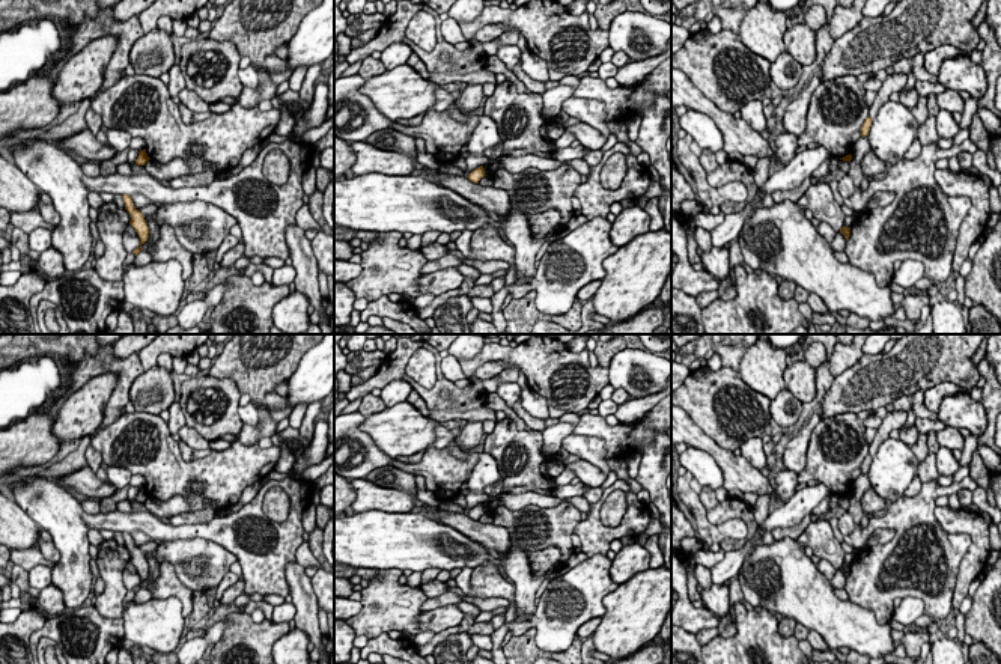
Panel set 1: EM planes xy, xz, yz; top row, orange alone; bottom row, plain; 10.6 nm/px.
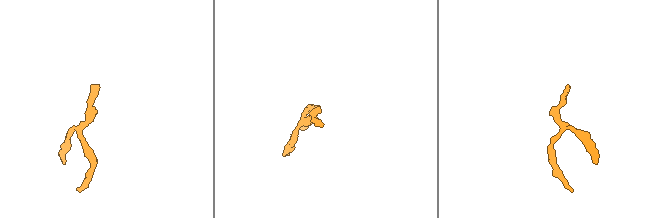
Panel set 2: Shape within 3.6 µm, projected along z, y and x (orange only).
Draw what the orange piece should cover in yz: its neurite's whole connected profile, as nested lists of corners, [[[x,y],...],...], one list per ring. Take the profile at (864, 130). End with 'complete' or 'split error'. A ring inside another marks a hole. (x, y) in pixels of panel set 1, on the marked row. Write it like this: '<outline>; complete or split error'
[[[894,72],[894,74],[888,74],[887,80],[882,83],[881,89],[876,93],[876,98],[869,110],[869,116],[866,117],[863,126],[861,126],[861,137],[869,136],[870,126],[872,126],[872,120],[875,119],[875,116],[878,114],[878,110],[890,101],[890,95],[893,92],[900,92],[902,89],[905,89],[908,81],[908,74],[900,74],[900,72]]]; split error

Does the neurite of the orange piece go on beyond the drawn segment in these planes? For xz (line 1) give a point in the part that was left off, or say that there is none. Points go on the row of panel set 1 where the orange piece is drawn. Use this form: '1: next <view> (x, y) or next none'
1: next none

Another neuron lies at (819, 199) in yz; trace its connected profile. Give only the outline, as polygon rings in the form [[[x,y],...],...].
[[[828,182],[811,184],[805,194],[798,200],[804,209],[810,209],[820,223],[829,224],[835,232],[844,224],[841,206],[835,202]]]

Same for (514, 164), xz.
[[[527,154],[522,157],[498,157],[497,160],[489,160],[483,169],[485,175],[491,176],[498,167],[506,169],[509,173],[519,173],[525,169],[539,169],[539,170],[554,170],[563,163],[552,160],[551,157],[537,157]]]

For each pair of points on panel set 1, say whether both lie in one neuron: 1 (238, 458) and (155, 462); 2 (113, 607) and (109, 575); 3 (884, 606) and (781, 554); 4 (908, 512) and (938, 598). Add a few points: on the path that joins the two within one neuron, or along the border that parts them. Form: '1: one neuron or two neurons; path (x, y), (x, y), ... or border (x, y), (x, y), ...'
1: one neuron; path (217, 472), (176, 472)
2: one neuron; path (113, 600), (113, 583)
3: two neurons; border (849, 600), (867, 607), (878, 621)
4: one neuron; path (934, 523), (947, 556), (949, 572)

